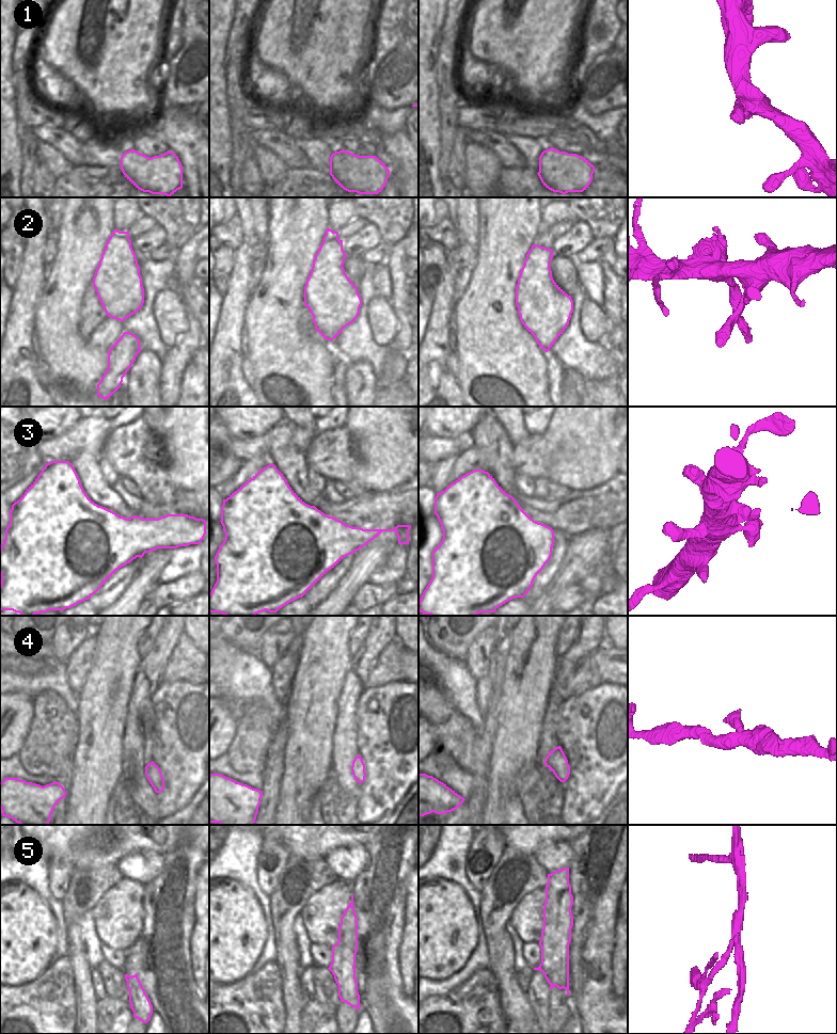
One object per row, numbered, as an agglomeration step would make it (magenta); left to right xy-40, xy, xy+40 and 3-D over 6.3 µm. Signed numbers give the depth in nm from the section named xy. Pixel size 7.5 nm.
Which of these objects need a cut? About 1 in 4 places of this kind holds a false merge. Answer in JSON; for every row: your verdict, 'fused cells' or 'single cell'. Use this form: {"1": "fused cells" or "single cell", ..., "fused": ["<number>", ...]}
{"1": "single cell", "2": "single cell", "3": "single cell", "4": "single cell", "5": "fused cells", "fused": ["5"]}

